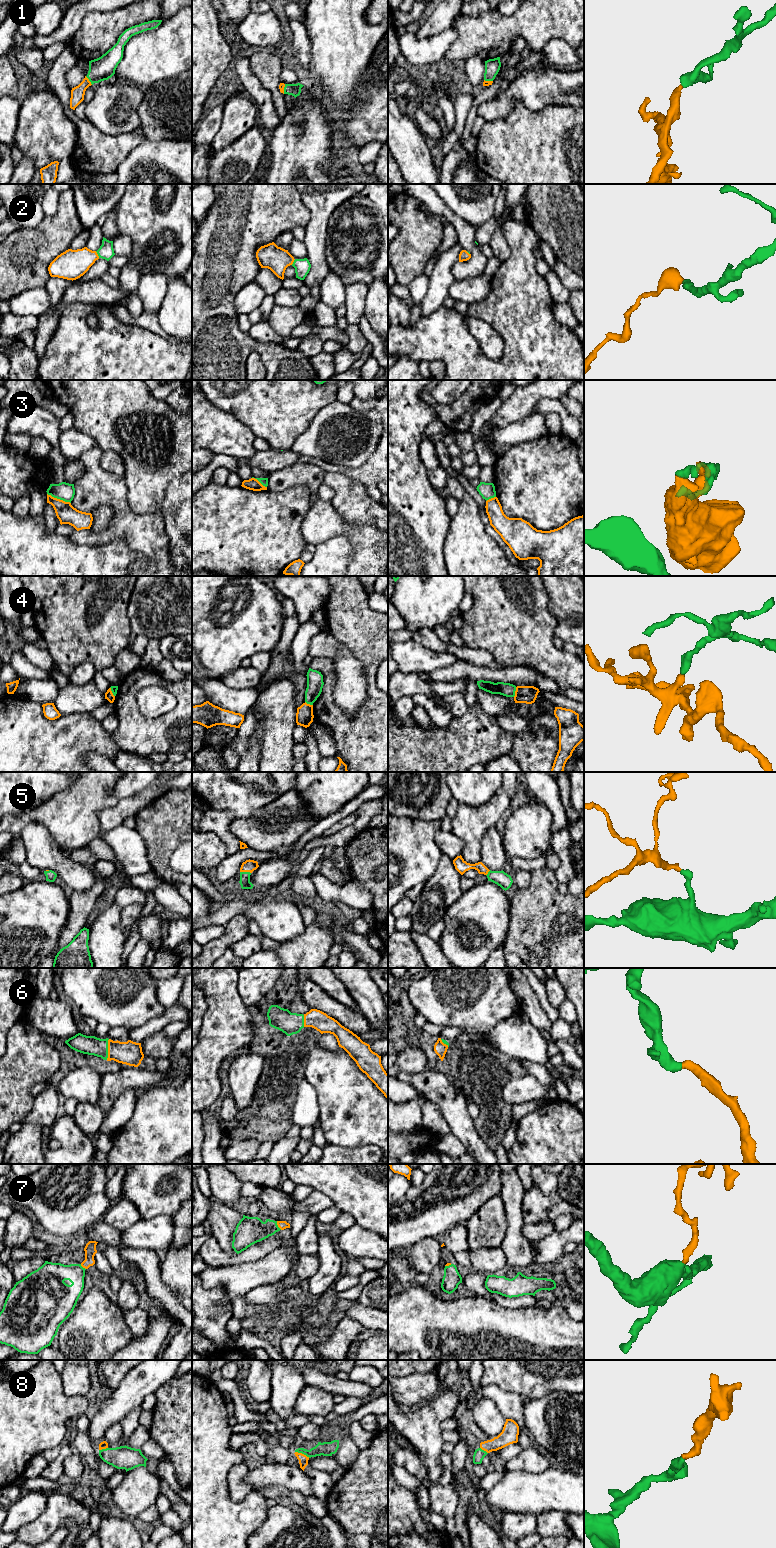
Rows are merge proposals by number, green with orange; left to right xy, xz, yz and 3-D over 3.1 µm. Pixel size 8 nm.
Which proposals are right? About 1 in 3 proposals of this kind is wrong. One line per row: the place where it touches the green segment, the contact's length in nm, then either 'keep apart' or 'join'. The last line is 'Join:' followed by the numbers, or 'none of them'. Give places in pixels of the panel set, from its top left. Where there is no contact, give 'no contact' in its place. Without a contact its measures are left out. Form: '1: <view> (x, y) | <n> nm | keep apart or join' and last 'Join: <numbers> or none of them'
1: xy (89, 80) | 90 nm | join
2: xy (97, 253) | 70 nm | join
3: xy (59, 498) | 200 nm | keep apart
4: yz (514, 692) | 80 nm | keep apart
5: xz (245, 872) | 90 nm | join
6: xy (107, 1049) | 170 nm | join
7: xz (277, 1225) | 80 nm | join
8: xz (302, 1453) | 130 nm | join
Join: 1, 2, 5, 6, 7, 8

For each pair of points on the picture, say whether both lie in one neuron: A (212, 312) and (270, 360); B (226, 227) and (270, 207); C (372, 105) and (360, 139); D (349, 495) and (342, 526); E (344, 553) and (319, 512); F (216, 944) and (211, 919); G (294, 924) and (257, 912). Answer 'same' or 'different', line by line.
A: same
B: same
C: same
D: different
E: different
F: different
G: same

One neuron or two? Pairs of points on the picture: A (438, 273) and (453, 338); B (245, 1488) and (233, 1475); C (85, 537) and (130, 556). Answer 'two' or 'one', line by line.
A: two
B: one
C: two

